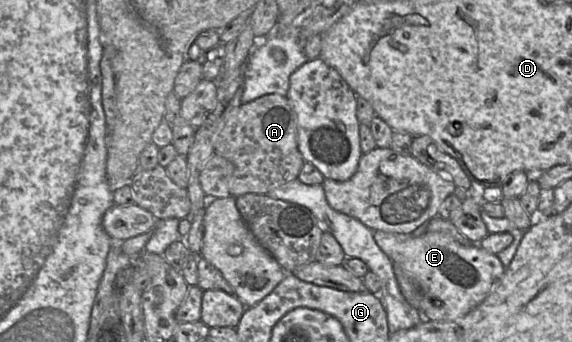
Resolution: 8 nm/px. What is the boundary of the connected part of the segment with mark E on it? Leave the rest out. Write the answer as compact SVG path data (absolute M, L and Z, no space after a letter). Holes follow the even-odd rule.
M377 230L373 232L373 237L378 247L391 261L398 263L430 298L424 298L425 309L421 312L426 320L454 321L465 316L486 299L505 271L505 267L496 254L487 252L479 244L461 245L453 237L443 232L425 232L421 235L411 235ZM433 300L441 301L440 305L435 305Z

